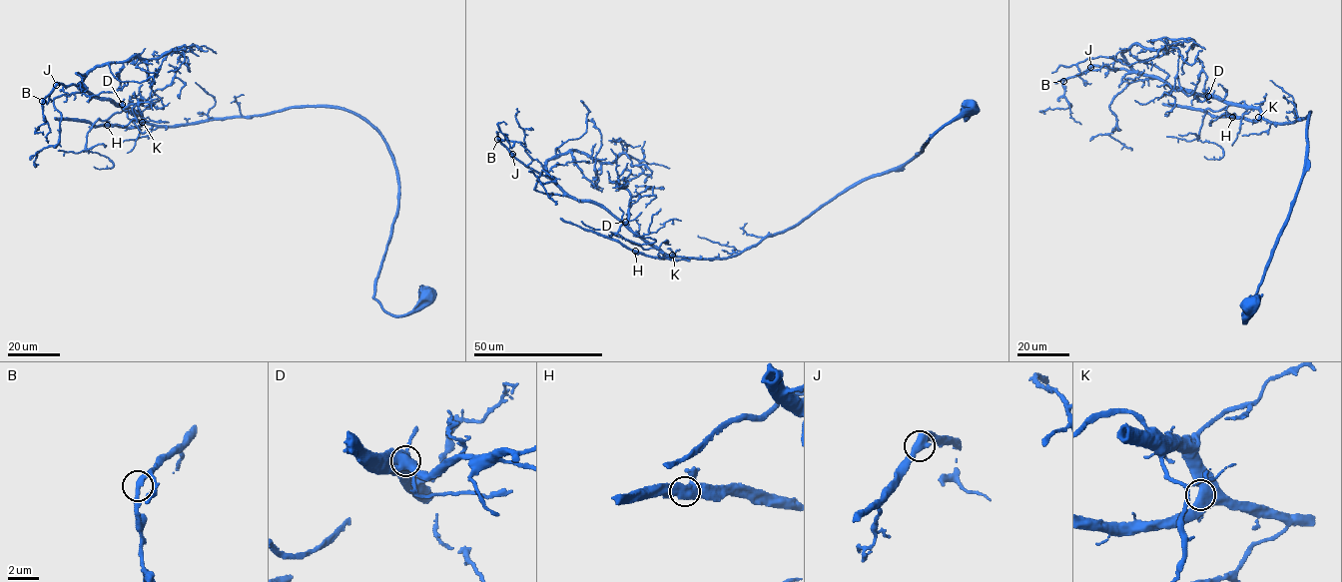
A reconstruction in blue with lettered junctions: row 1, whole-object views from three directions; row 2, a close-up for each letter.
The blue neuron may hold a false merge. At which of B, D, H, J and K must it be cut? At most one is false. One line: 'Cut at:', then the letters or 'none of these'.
Cut at: none of these

